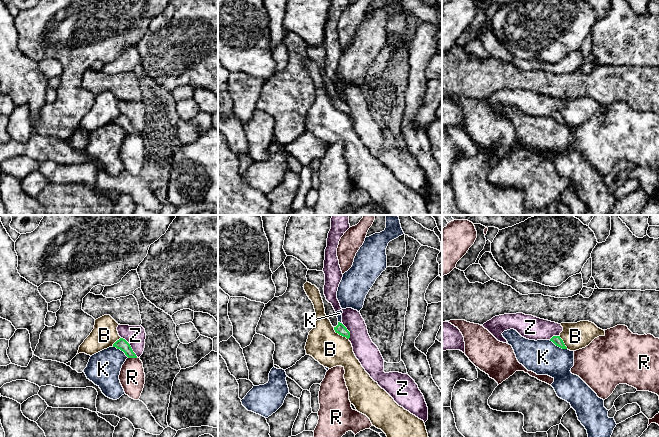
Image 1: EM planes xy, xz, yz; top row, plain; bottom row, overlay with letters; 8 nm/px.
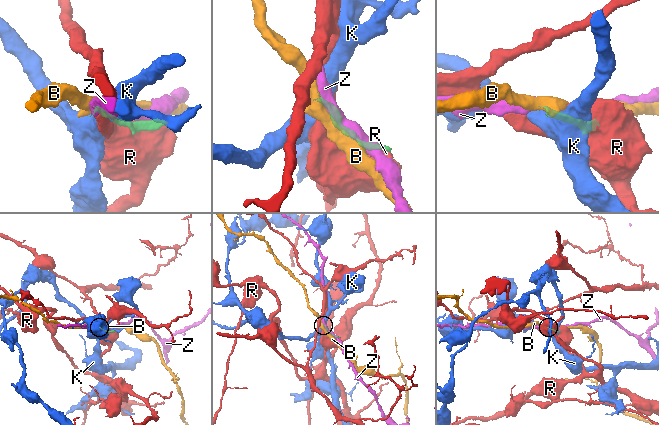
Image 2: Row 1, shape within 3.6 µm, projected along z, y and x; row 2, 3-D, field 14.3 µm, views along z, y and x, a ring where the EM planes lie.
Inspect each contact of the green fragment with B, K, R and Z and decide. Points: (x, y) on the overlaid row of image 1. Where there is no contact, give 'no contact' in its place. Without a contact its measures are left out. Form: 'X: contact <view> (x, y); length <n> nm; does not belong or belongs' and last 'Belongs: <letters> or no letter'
B: contact xz (340, 334); length 160 nm; does not belong
K: contact yz (558, 346); length 160 nm; does not belong
R: contact xy (132, 357); length 80 nm; does not belong
Z: contact xy (130, 346); length 200 nm; does not belong
Belongs: no letter

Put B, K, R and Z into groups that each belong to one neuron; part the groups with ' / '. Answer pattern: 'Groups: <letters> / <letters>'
Groups: B / K / R / Z

